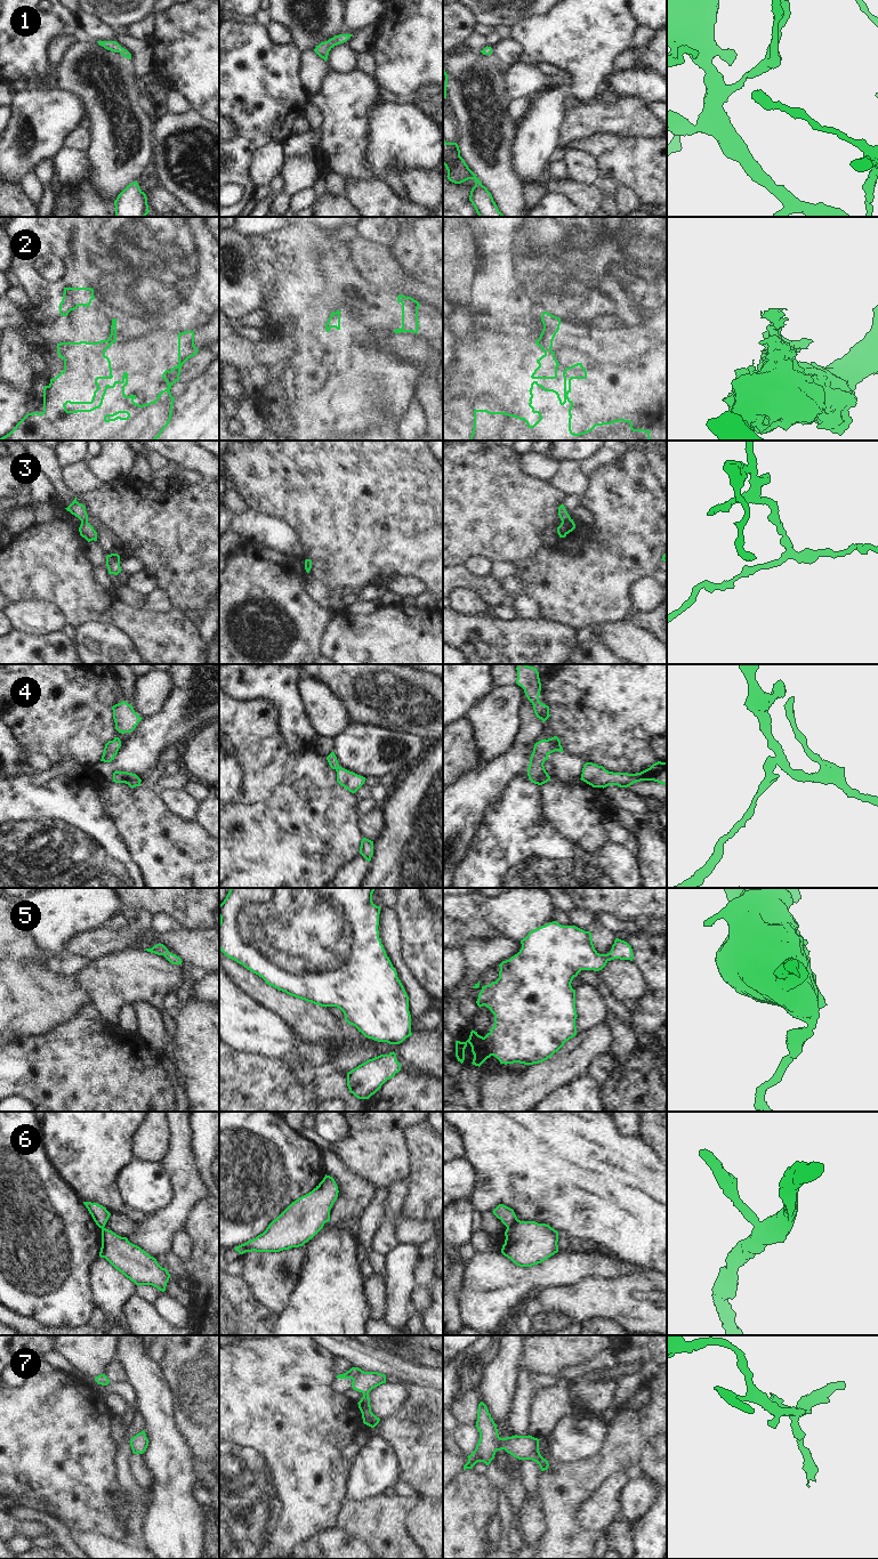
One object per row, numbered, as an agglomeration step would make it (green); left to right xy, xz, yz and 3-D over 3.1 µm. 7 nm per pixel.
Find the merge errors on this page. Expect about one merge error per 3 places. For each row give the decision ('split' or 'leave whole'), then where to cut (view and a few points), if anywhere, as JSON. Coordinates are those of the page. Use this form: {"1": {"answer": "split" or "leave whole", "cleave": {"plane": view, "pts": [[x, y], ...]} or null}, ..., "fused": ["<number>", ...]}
{"1": {"answer": "leave whole", "cleave": null}, "2": {"answer": "split", "cleave": {"plane": "yz", "pts": [[539, 338], [550, 349]]}}, "3": {"answer": "split", "cleave": {"plane": "yz", "pts": [[570, 518], [562, 522]]}}, "4": {"answer": "leave whole", "cleave": null}, "5": {"answer": "leave whole", "cleave": null}, "6": {"answer": "split", "cleave": {"plane": "yz", "pts": [[517, 1219], [507, 1228]]}}, "7": {"answer": "leave whole", "cleave": null}, "fused": ["2", "3", "6"]}

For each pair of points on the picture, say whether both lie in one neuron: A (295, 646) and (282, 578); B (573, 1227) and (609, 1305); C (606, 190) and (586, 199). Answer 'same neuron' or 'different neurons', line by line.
A: same neuron
B: different neurons
C: different neurons

